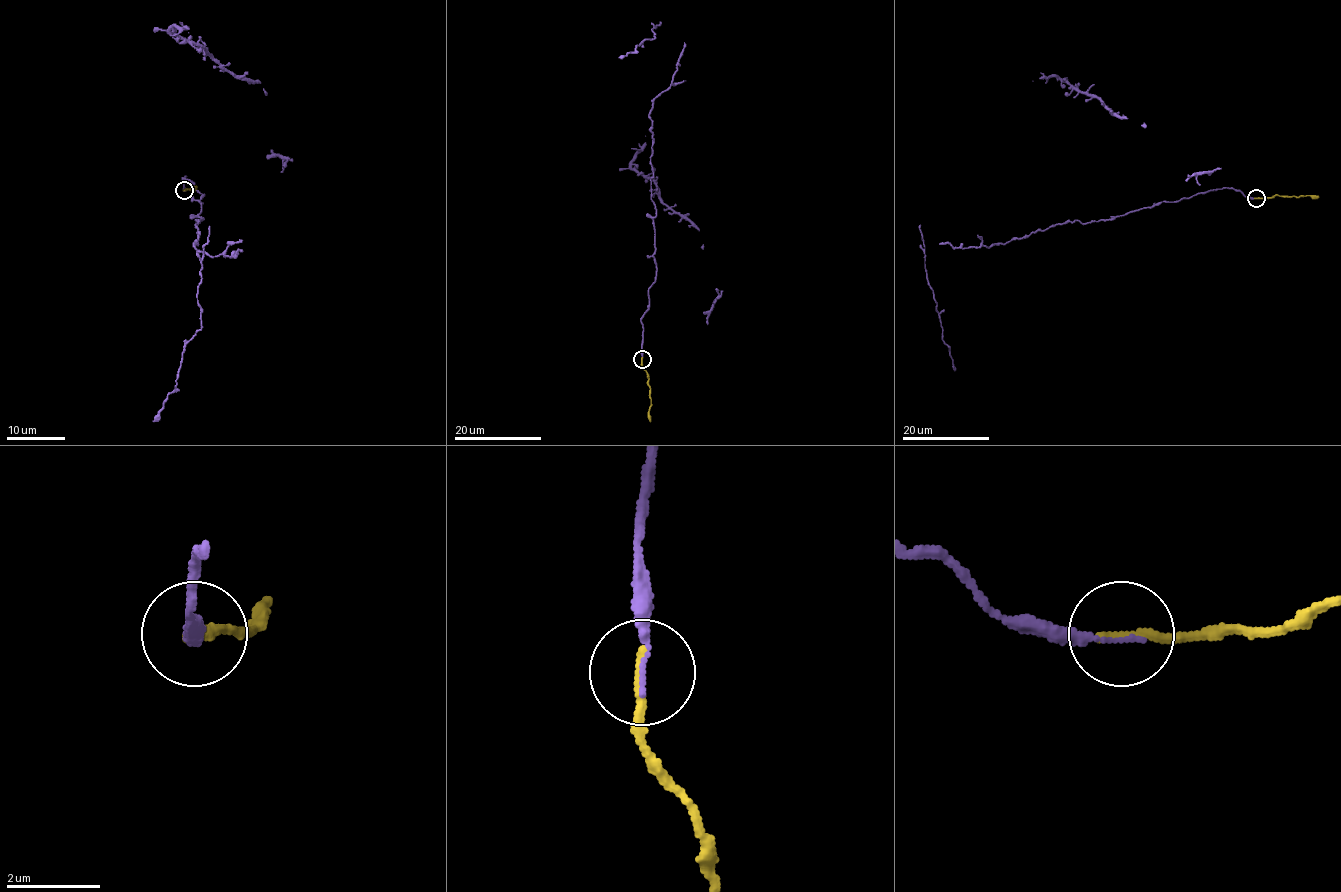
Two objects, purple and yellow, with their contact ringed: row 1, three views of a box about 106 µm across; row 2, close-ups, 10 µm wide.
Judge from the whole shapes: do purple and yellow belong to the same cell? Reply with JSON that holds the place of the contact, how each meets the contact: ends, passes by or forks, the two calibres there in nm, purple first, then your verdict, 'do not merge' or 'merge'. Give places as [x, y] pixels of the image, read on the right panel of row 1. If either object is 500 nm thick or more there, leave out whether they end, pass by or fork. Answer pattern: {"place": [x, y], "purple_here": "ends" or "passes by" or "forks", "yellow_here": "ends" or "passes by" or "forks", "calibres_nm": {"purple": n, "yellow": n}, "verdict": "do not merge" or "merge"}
{"place": [1256, 198], "purple_here": "ends", "yellow_here": "ends", "calibres_nm": {"purple": 150, "yellow": 220}, "verdict": "merge"}

